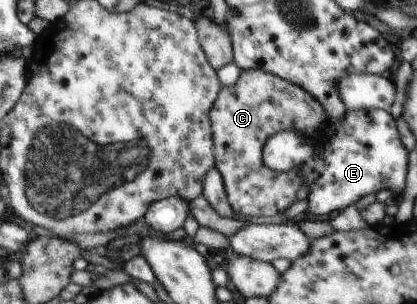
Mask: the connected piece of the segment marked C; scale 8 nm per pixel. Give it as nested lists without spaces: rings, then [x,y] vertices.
[[[262,69],[242,70],[233,87],[222,87],[210,111],[214,166],[223,178],[227,199],[235,214],[271,217],[295,201],[303,184],[301,173],[295,169],[287,173],[269,169],[263,161],[265,142],[285,129],[297,129],[297,133],[313,137],[328,119],[327,112],[313,95]]]

